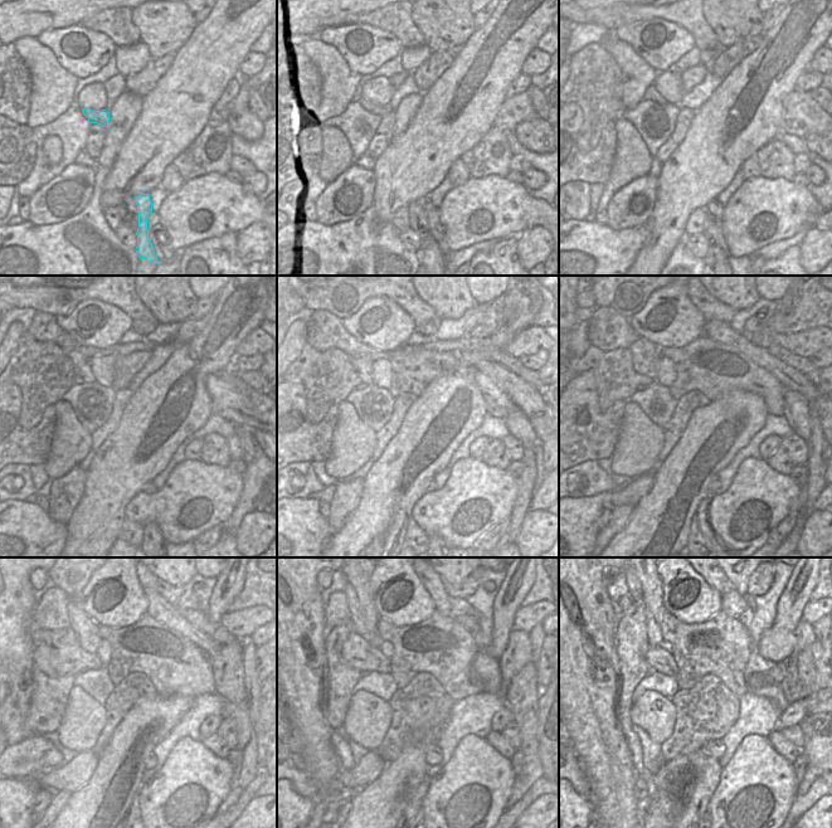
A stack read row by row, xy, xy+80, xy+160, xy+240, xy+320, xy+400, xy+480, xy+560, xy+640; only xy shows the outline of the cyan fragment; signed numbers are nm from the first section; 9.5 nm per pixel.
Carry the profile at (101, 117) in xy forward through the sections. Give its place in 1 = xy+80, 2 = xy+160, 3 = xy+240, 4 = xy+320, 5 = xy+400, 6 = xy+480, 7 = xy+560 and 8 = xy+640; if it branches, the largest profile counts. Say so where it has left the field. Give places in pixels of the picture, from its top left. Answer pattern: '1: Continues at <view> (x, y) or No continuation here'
1: Continues at xy+80 (374, 108)
2: Continues at xy+160 (651, 93)
3: Continues at xy+240 (82, 375)
4: Continues at xy+320 (363, 366)
5: Continues at xy+400 (645, 355)
6: Continues at xy+480 (86, 629)
7: Continues at xy+560 (358, 618)
8: Continues at xy+640 (635, 589).

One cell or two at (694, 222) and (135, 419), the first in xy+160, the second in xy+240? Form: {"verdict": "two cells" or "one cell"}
{"verdict": "two cells"}

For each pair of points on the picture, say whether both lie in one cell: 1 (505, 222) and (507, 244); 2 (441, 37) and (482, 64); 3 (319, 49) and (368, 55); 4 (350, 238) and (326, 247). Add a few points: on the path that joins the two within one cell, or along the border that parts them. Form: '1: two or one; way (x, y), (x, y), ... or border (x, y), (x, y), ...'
1: two; border (515, 235), (499, 240)
2: two; border (476, 28), (462, 44)
3: two; border (317, 34), (359, 74)
4: one; way (344, 239), (340, 239), (332, 247)

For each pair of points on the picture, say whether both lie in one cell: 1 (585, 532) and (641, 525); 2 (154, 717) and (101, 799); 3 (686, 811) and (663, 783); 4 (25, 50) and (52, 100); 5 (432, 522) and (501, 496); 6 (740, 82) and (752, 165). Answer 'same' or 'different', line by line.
1: different
2: same
3: same
4: same
5: same
6: different

